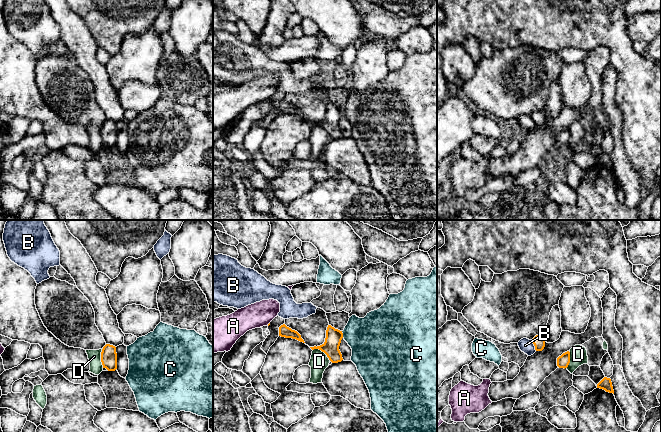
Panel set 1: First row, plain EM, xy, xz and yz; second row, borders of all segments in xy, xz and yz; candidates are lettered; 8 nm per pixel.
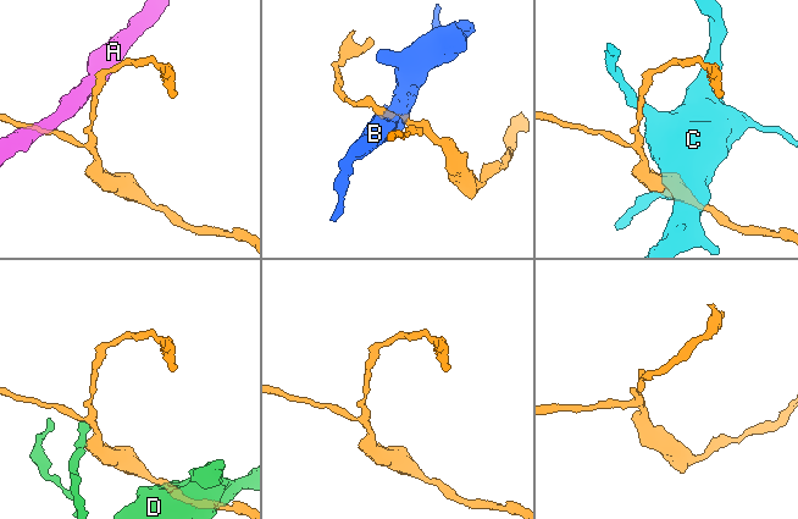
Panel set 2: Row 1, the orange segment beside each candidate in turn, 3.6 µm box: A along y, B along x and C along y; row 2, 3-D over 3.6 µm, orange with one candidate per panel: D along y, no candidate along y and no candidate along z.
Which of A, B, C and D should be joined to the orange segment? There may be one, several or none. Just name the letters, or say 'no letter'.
no letter

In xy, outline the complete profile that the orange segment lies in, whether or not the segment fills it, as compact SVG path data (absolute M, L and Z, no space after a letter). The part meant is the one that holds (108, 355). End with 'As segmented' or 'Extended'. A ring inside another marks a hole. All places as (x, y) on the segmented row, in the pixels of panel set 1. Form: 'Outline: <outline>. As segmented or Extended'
Outline: M106 344L101 352L101 362L103 368L108 371L115 371L117 369L117 353L116 347L110 344Z. As segmented

